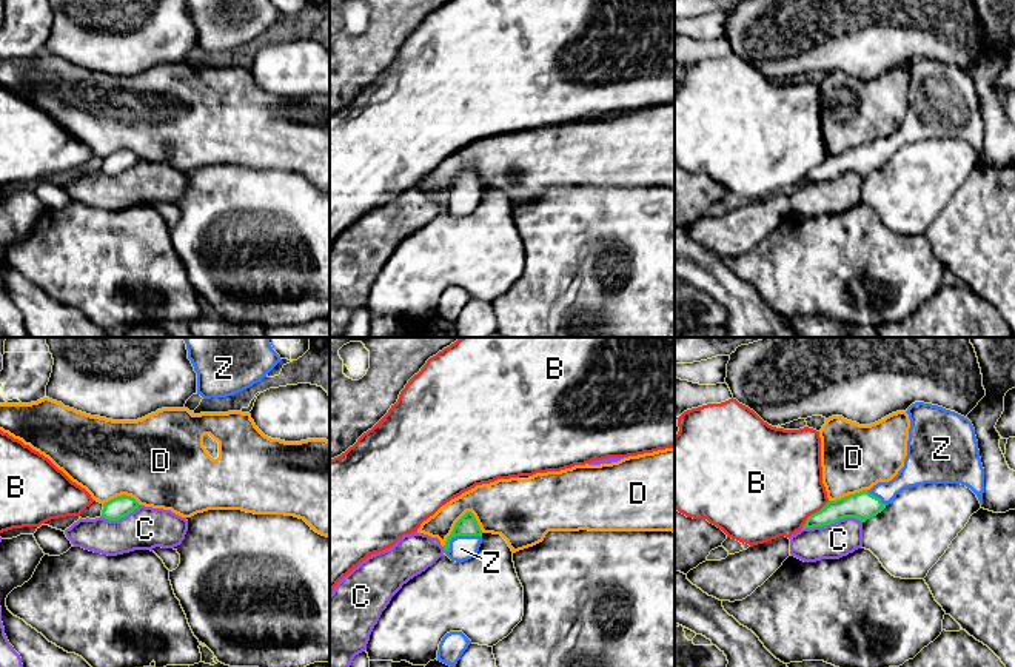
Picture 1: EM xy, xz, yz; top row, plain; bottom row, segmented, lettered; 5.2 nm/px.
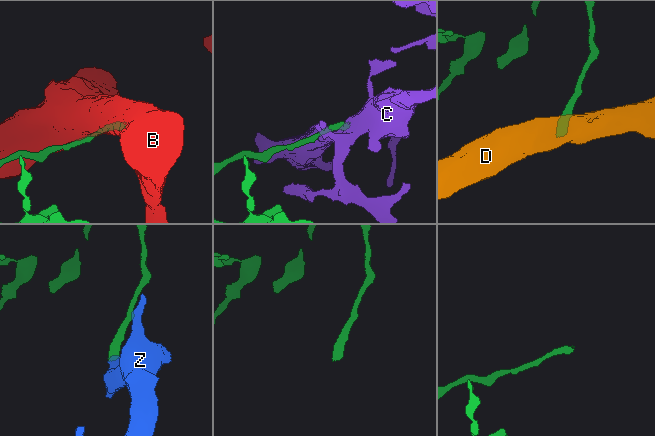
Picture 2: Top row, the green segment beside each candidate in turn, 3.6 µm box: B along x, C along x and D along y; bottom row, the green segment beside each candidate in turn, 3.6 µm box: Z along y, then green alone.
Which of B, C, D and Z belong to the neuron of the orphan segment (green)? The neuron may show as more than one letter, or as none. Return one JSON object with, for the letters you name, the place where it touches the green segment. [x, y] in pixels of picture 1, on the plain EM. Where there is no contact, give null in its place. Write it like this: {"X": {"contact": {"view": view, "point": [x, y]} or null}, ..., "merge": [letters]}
{"Z": {"contact": {"view": "xz", "point": [459, 190]}}, "merge": ["Z"]}

